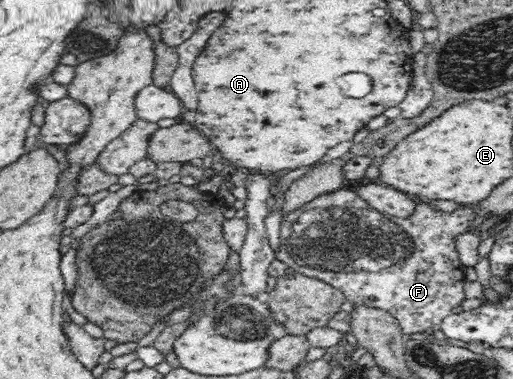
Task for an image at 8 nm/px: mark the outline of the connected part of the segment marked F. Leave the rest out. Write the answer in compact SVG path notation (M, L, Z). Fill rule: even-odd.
M338 190L334 193L326 193L323 196L316 198L302 206L300 210L296 210L294 214L290 214L286 218L286 222L281 222L280 238L282 239L282 252L275 254L276 258L284 261L290 268L290 271L296 271L306 276L320 278L328 284L340 289L346 299L353 302L364 302L368 305L374 305L378 308L386 309L388 312L394 315L394 318L398 319L402 332L405 334L411 334L415 332L422 332L429 328L438 326L450 313L451 308L458 306L460 302L465 299L464 296L464 262L460 260L460 254L458 253L458 238L468 234L468 232L478 233L476 228L476 218L478 218L479 211L474 208L466 206L460 206L452 212L445 212L430 205L418 202L415 205L415 212L409 214L406 218L400 218L392 216L386 213L378 212L374 210L369 204L360 200L354 192L346 190Z

